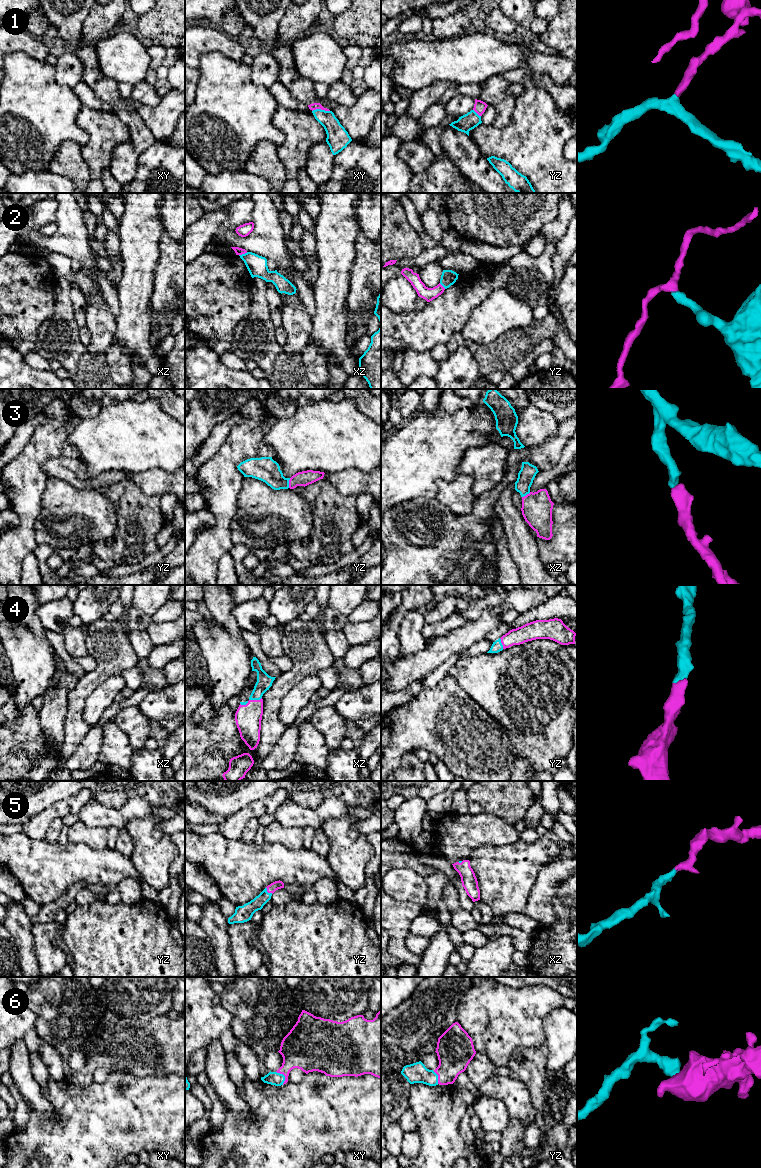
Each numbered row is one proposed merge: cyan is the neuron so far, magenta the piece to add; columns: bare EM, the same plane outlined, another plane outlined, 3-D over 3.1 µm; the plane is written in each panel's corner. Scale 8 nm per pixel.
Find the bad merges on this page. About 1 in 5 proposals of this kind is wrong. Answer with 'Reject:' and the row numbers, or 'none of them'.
Reject: 2

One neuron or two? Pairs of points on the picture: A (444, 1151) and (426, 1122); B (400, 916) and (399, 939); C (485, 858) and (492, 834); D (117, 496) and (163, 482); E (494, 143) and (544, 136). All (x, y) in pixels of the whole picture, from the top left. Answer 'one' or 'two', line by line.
A: one
B: one
C: two
D: two
E: one

